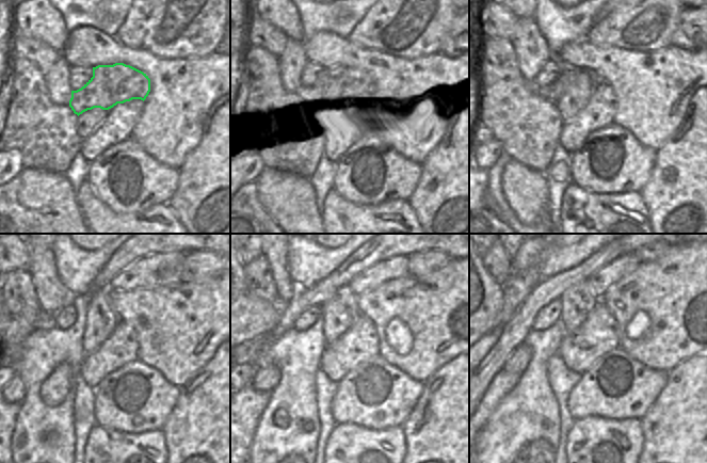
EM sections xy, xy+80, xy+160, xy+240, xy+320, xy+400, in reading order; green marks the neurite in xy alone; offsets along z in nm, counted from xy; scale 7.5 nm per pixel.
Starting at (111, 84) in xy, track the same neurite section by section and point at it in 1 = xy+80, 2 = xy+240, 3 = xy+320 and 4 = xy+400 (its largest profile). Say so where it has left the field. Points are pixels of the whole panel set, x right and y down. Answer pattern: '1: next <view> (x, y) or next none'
1: next xy+80 (348, 82)
2: next xy+240 (44, 320)
3: next xy+320 (252, 318)
4: next xy+400 (491, 297)

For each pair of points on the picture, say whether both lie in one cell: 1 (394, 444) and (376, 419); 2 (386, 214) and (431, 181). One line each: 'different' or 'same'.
1: different
2: different

